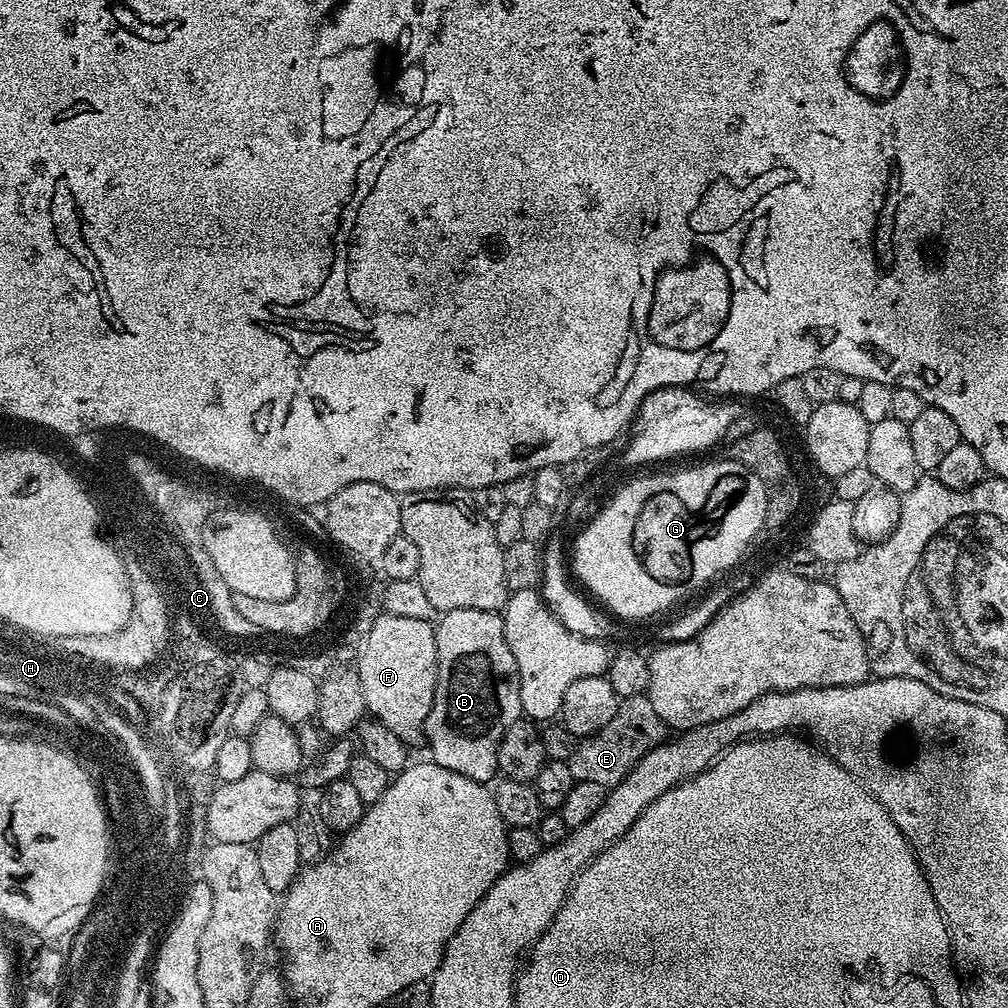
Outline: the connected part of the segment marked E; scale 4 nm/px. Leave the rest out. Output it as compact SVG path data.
M647 695L626 696L616 705L616 713L602 730L598 730L593 736L583 737L572 751L572 757L568 761L570 774L574 774L576 781L598 782L605 790L612 788L634 765L648 753L651 748L657 748L665 740L669 739L670 729L668 725L658 718L654 706L648 701Z

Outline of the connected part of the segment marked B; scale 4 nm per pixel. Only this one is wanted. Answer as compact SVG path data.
M450 610L443 613L439 617L440 624L435 625L436 630L436 685L434 686L434 702L430 706L430 714L424 723L424 740L428 744L428 752L431 763L442 766L446 770L454 770L454 774L462 774L471 780L477 780L479 784L487 785L489 782L495 781L498 776L498 746L502 742L502 738L506 734L506 730L510 730L510 726L514 726L516 720L521 719L522 713L520 711L520 683L518 682L518 662L514 662L514 654L510 654L510 646L506 646L506 634L504 633L504 617L500 612L487 612L486 610Z

